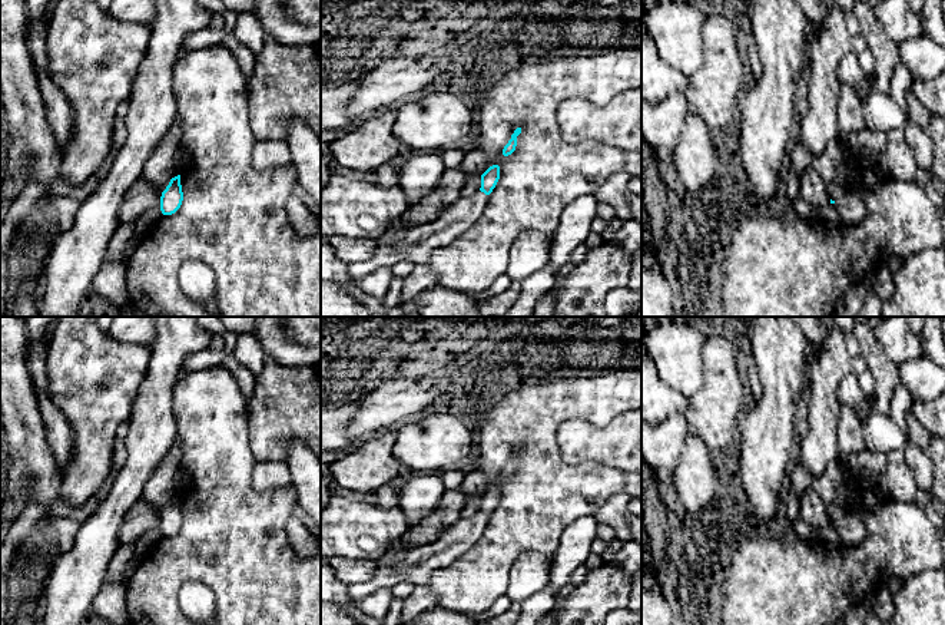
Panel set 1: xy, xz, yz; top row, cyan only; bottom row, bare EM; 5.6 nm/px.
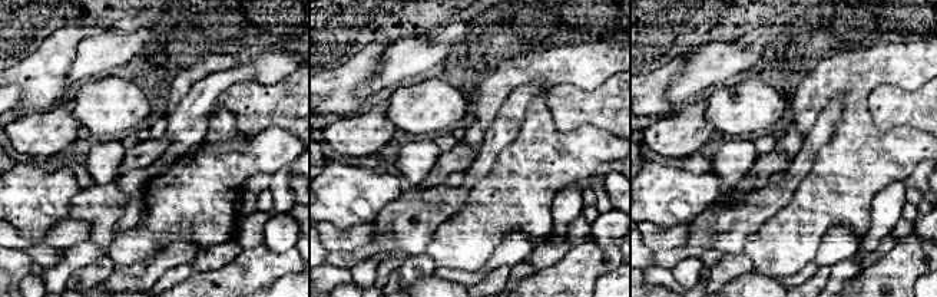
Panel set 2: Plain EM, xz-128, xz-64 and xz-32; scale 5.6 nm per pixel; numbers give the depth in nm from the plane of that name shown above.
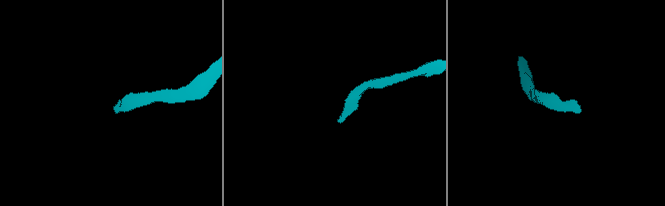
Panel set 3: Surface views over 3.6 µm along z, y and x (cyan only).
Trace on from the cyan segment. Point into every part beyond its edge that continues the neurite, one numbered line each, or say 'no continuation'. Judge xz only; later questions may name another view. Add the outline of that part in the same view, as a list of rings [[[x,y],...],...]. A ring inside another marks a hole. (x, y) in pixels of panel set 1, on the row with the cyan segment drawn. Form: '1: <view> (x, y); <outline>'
1: xz (417, 242); [[[477,191],[471,196],[460,196],[450,208],[442,211],[437,219],[421,222],[412,226],[389,226],[378,239],[374,254],[361,262],[348,264],[348,272],[352,281],[362,280],[379,268],[391,268],[402,259],[411,261],[414,265],[428,265],[432,251],[448,245],[457,237],[462,235],[485,209],[490,195]]]

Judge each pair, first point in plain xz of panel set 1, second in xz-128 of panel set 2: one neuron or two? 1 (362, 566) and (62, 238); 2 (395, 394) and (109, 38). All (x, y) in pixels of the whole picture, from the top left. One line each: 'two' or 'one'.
1: one
2: one

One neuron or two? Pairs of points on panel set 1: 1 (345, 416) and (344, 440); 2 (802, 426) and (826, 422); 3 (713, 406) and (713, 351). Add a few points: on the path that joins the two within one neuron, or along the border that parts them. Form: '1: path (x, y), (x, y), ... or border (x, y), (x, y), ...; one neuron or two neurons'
1: path (341, 422), (341, 435); one neuron
2: border (802, 400), (806, 407), (808, 432), (801, 439); two neurons
3: path (713, 393), (713, 364); one neuron

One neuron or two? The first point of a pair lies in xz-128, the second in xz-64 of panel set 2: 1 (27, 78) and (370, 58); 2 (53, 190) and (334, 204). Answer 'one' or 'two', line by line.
1: one
2: one

